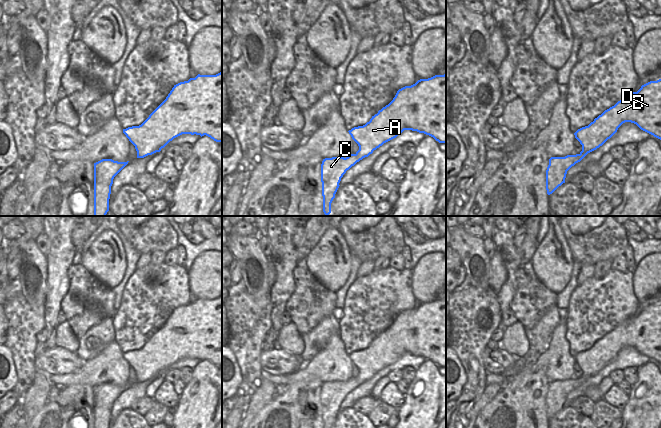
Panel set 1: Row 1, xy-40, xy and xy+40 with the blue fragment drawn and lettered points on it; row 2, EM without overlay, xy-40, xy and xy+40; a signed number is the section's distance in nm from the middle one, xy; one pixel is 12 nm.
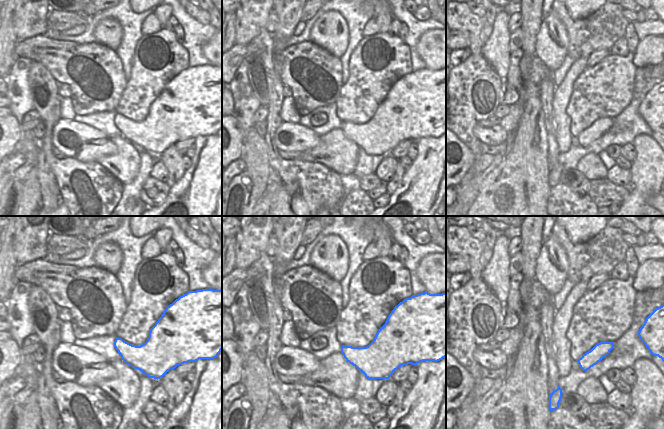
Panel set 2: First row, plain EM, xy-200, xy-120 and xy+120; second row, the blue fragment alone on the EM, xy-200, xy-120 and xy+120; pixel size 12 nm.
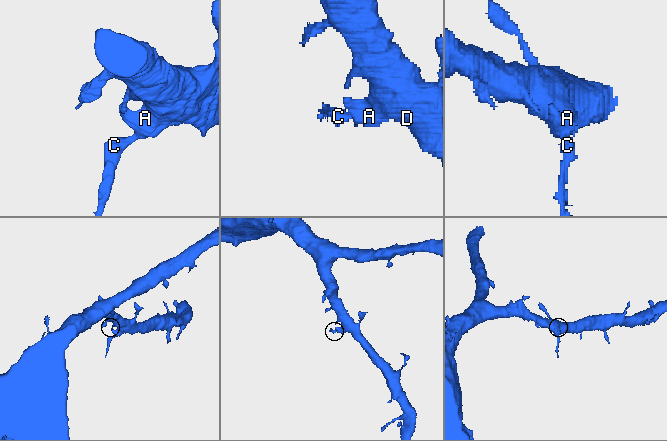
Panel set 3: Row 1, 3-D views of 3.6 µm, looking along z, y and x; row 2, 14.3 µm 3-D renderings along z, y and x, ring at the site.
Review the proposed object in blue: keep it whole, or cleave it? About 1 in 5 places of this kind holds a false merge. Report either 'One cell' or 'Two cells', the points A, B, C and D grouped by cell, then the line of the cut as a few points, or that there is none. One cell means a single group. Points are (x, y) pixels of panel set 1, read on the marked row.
Two cells. Groups: A B D / C. Split along xy (355, 154), (359, 160).

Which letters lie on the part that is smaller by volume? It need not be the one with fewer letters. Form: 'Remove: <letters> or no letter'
Remove: C

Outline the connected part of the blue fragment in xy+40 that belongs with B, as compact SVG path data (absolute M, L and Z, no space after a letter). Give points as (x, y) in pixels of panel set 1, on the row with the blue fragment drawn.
M661 79L650 81L605 110L588 126L574 135L582 145L583 159L602 146L625 122L636 124L641 130L661 140Z

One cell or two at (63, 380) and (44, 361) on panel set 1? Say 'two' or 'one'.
two

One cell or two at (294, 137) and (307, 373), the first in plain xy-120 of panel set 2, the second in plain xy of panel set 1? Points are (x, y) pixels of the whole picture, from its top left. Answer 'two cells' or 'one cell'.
two cells

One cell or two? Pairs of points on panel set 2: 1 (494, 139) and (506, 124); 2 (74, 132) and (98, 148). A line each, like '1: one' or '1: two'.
1: two
2: one

